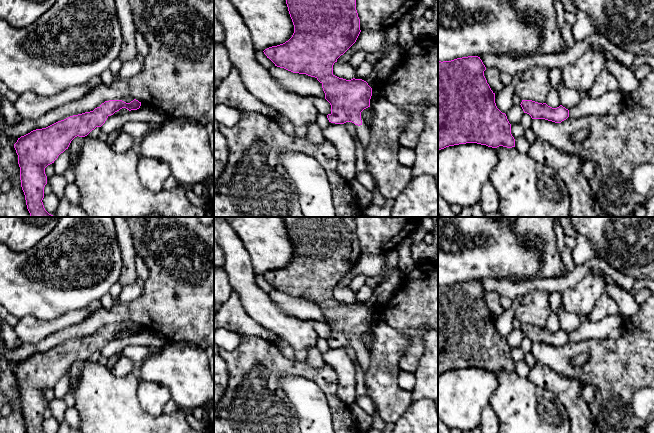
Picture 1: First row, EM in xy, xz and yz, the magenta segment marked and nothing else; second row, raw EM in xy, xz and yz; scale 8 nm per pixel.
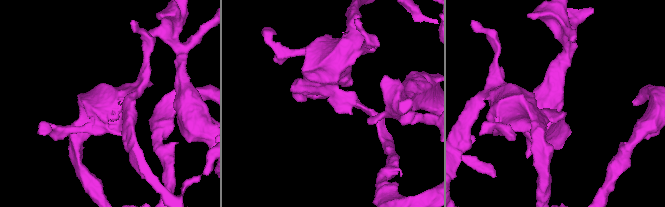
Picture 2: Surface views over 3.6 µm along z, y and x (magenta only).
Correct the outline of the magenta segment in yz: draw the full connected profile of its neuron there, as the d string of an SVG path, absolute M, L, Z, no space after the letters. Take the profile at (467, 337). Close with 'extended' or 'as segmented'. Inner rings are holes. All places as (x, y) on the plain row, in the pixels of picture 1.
M478 280L457 282L451 285L438 285L438 375L449 370L477 367L488 371L515 371L511 358L511 348L505 337L496 330L495 317L484 300L485 289Z; as segmented

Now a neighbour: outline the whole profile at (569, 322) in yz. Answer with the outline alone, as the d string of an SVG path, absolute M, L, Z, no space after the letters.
M558 292L550 293L550 304L552 312L555 312L559 318L561 329L566 333L575 331L582 323L579 315L568 313L560 306L562 303L562 294Z

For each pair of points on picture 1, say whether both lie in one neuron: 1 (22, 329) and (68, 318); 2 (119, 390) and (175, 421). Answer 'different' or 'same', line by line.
1: same
2: same

